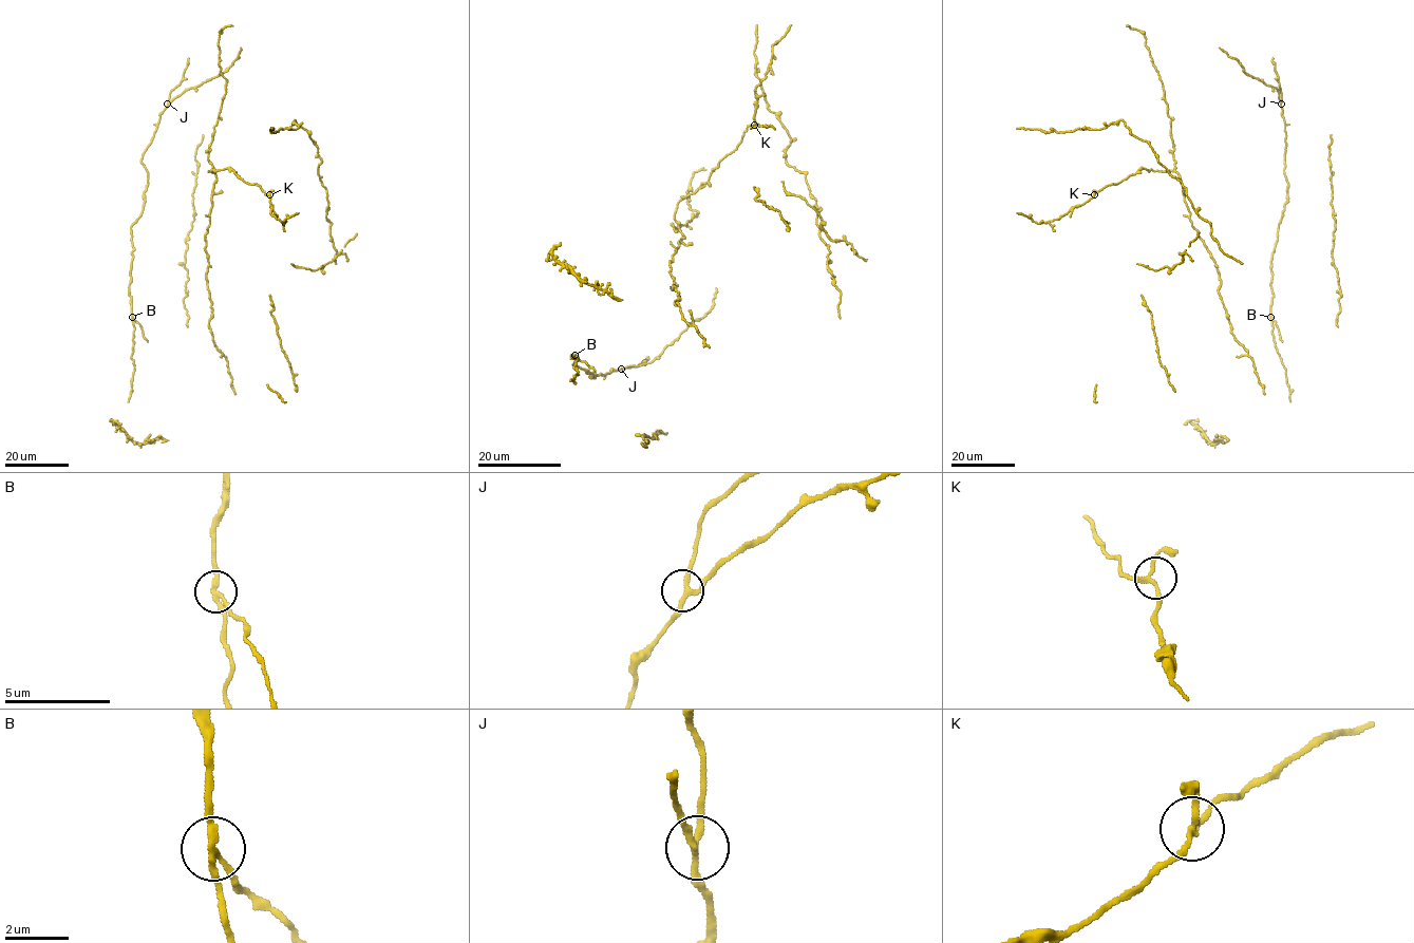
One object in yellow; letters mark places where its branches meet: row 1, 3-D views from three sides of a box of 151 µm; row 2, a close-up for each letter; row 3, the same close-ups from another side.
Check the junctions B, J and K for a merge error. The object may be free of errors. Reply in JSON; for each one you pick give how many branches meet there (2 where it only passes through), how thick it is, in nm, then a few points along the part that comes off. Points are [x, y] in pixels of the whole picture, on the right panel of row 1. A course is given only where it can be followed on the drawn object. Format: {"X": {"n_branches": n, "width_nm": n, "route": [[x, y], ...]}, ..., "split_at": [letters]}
{"B": {"n_branches": 3, "width_nm": 200, "route": [[1270, 316], [1283, 342]]}, "split_at": ["B"]}

